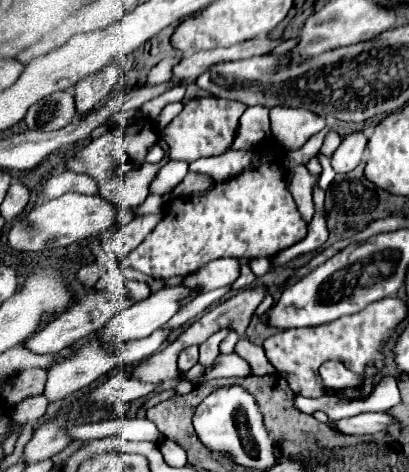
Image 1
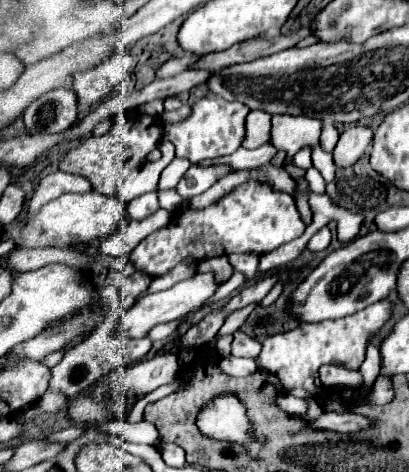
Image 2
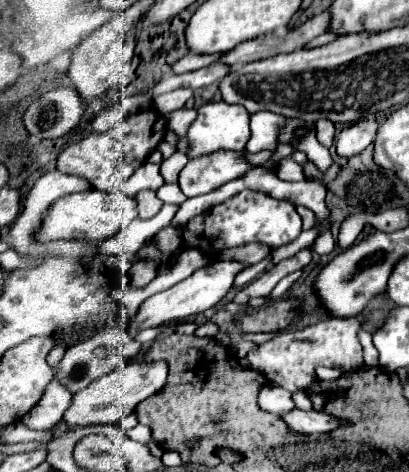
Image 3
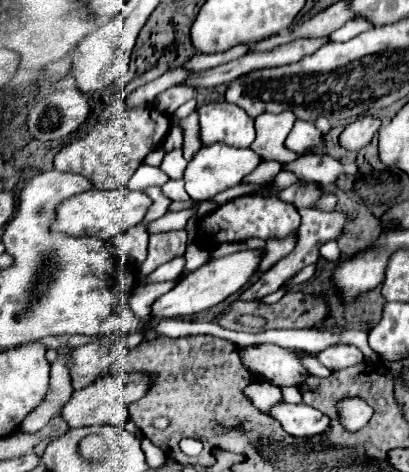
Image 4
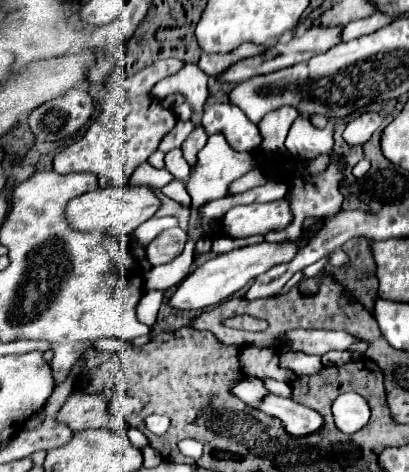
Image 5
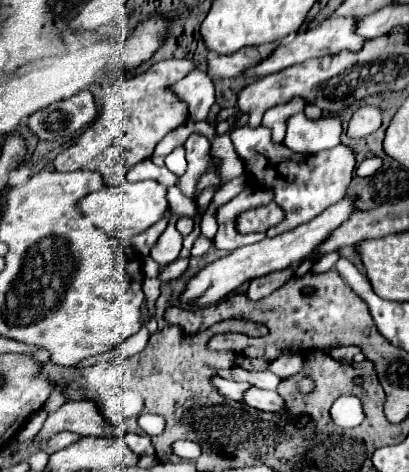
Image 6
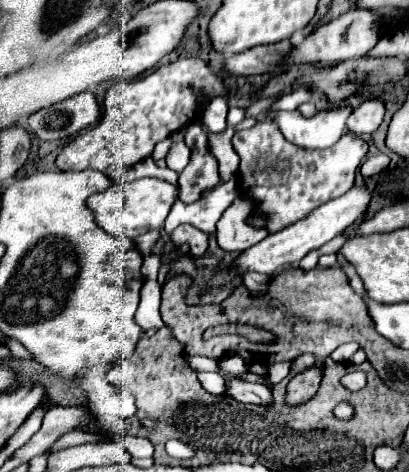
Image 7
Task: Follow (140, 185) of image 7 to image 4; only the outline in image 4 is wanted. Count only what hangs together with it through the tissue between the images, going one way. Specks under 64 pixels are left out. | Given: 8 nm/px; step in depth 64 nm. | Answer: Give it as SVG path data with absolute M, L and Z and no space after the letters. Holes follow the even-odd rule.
M128 188L120 190L88 190L84 194L76 194L60 204L56 214L54 228L66 232L70 236L94 236L102 240L112 240L126 232L128 228L140 224L152 206L152 198L146 192L132 192Z

